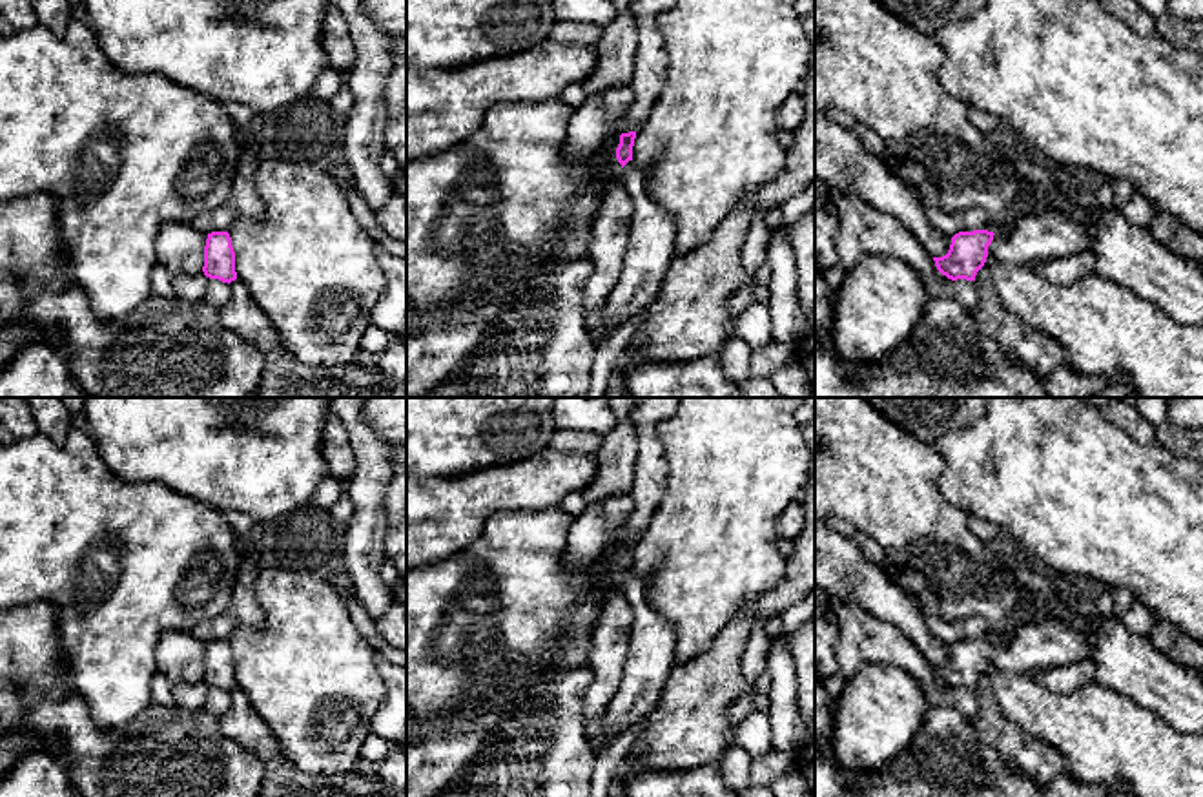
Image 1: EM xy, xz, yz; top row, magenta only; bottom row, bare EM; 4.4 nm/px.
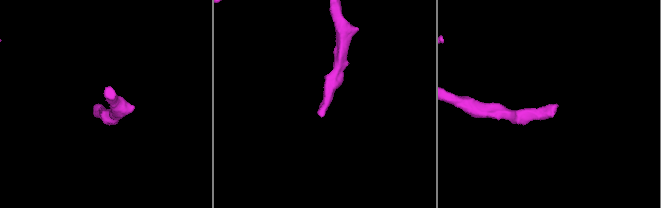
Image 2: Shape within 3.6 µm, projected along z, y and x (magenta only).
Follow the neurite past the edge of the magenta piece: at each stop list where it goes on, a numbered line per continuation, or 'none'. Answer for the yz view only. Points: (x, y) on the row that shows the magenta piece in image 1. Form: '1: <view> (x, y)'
1: yz (1041, 238)

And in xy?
none

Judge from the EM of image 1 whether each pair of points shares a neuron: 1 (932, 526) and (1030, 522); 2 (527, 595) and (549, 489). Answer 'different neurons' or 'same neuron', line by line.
1: different neurons
2: different neurons

